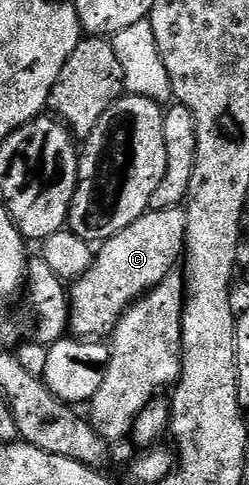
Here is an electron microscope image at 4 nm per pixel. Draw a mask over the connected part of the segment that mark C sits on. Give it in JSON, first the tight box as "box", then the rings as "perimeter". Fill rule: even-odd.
{"box":[68,208,187,339],"perimeter":[[[183,208],[152,209],[143,213],[126,231],[118,231],[109,241],[103,242],[95,250],[92,266],[77,281],[70,285],[70,308],[68,324],[71,332],[81,339],[104,339],[116,329],[122,315],[134,302],[149,293],[155,285],[160,285],[177,268],[184,255],[184,232],[187,212]]]}

